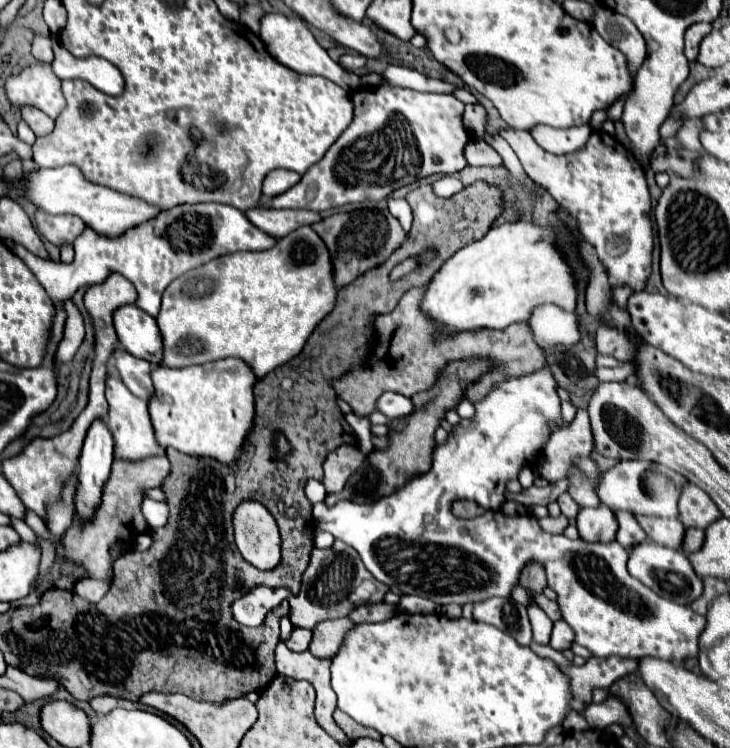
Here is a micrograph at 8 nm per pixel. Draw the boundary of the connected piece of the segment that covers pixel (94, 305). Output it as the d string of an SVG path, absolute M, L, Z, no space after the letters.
M111 273L103 283L89 285L85 291L85 309L93 319L95 327L95 355L97 355L97 345L103 343L107 351L107 359L117 347L117 335L113 329L113 311L125 303L135 303L137 293L129 281L125 281L123 275Z

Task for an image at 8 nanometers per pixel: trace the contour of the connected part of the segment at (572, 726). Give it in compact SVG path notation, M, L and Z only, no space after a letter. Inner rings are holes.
M573 711L573 713L569 713L569 717L565 717L565 721L561 723L561 727L567 731L585 731L587 727L589 727L589 723L585 721L585 717L581 715L581 713L577 713L577 711Z

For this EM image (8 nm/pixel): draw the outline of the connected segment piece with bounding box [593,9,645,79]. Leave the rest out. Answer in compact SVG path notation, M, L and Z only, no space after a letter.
M597 9L593 27L599 31L599 35L605 41L609 41L627 57L631 77L635 79L635 73L641 67L641 61L645 61L645 39L637 31L637 27L627 17L611 9Z

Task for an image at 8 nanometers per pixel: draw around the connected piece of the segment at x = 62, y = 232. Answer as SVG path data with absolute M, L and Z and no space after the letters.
M37 208L35 219L41 235L47 237L57 247L67 241L73 243L75 237L85 229L85 223L77 215L52 215Z

